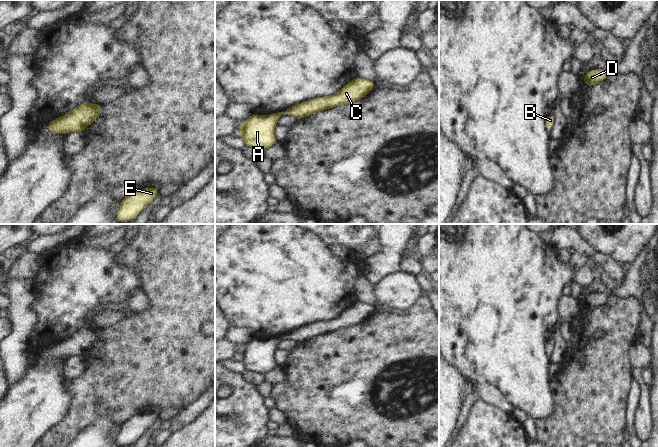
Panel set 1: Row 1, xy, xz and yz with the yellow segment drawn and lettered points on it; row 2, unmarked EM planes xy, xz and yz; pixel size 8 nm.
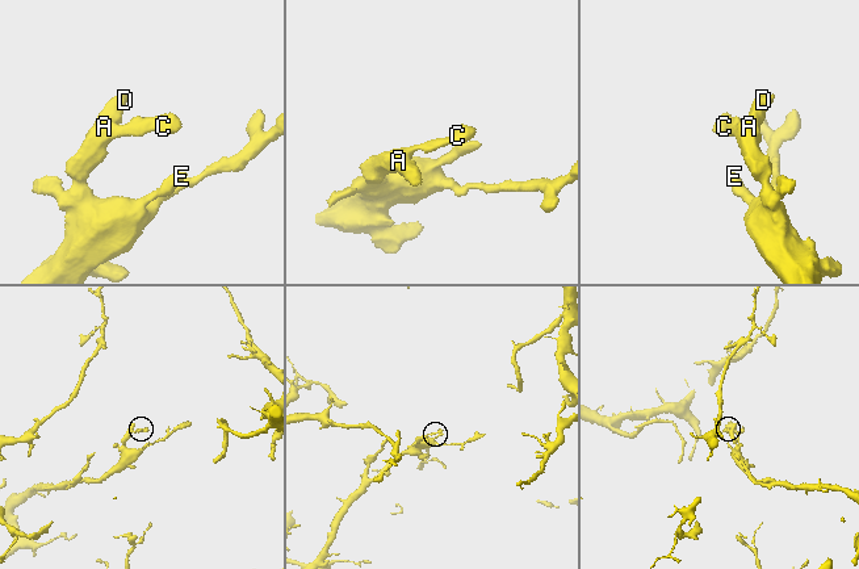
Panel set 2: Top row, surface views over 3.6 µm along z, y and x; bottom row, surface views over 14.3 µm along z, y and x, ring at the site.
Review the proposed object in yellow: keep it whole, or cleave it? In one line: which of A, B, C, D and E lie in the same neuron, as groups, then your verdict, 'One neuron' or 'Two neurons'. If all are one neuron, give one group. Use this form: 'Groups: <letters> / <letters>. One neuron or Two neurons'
Groups: A B C D E. One neuron.

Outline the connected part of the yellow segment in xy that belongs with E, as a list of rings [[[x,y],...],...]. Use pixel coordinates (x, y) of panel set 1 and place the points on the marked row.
[[[145,188],[129,194],[118,208],[119,222],[134,221],[135,217],[157,196],[157,192],[157,188]]]

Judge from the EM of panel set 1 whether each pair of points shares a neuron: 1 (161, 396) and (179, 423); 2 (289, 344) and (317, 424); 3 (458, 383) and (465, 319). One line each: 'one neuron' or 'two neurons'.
1: two neurons
2: two neurons
3: two neurons

